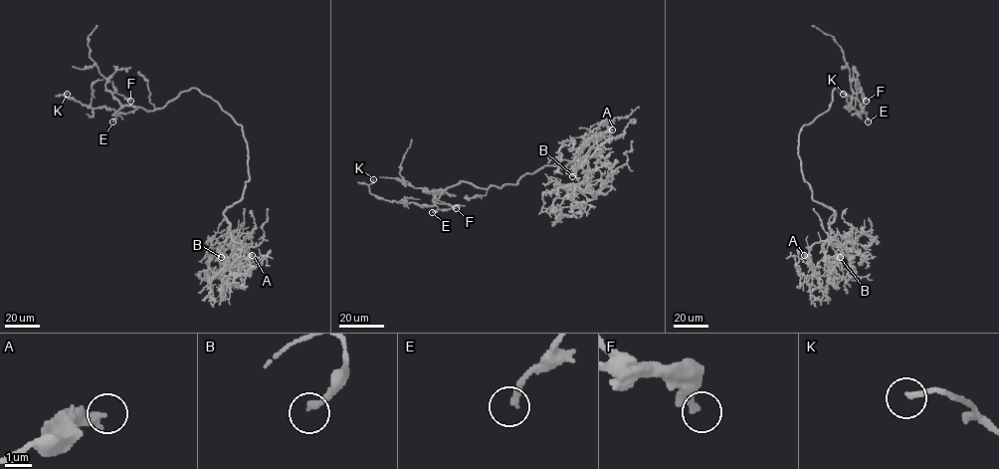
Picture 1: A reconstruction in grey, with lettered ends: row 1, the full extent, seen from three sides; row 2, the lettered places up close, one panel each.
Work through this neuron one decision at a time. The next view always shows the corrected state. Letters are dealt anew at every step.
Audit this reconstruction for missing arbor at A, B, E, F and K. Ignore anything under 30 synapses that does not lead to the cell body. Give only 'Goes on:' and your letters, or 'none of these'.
Goes on: none of these

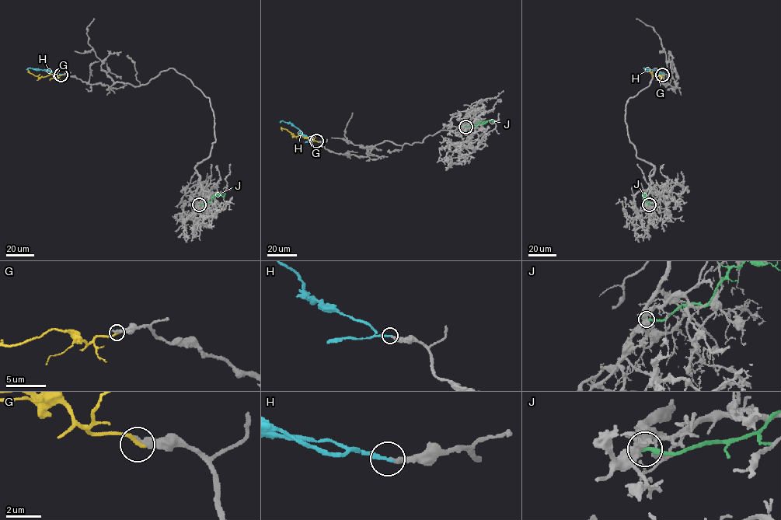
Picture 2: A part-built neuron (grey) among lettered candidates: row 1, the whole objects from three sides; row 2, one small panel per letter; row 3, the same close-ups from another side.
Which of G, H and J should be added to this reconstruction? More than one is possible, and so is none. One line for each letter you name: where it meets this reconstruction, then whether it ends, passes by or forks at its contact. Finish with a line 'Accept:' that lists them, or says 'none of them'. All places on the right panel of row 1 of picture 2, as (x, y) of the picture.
H: contact (662, 75); it ends
Accept: H

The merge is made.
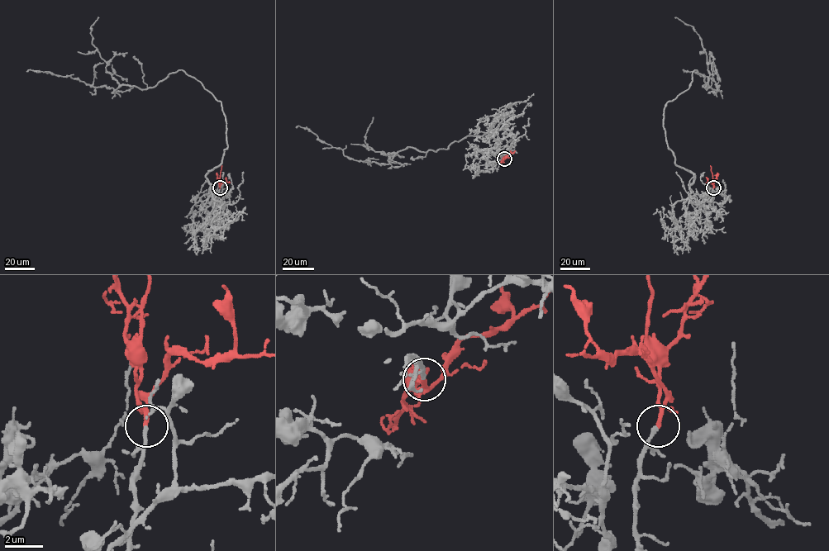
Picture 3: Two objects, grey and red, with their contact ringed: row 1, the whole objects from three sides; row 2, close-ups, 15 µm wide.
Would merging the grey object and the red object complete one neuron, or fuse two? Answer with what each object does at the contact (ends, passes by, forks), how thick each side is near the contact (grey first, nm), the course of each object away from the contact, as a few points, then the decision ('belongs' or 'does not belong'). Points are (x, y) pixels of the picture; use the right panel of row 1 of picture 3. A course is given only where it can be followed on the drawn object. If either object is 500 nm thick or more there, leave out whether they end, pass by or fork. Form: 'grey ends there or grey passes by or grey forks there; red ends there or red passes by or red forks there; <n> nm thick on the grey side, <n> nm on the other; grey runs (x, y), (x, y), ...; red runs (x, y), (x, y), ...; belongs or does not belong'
grey ends there; red forks there; 200 nm thick on the grey side, 140 nm on the other; grey runs (713, 188), (708, 205), (690, 195), (694, 175), (666, 139), (664, 106), (695, 69), (718, 87), (684, 72); red runs (713, 188), (710, 165); belongs

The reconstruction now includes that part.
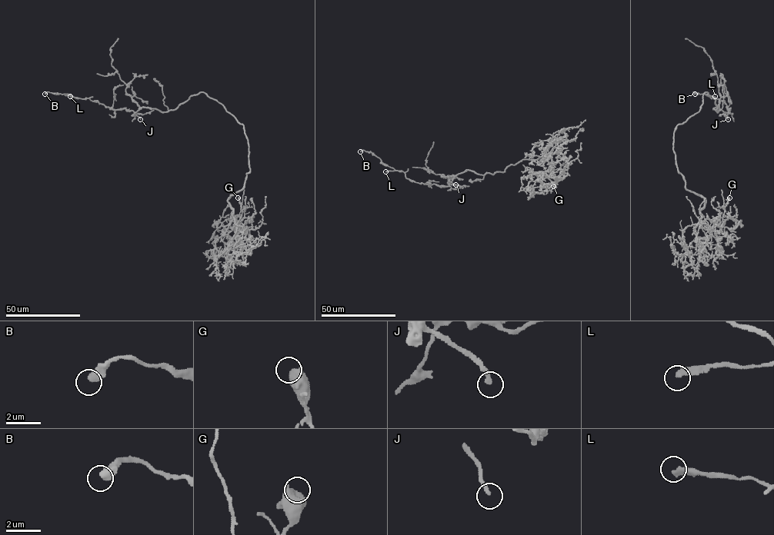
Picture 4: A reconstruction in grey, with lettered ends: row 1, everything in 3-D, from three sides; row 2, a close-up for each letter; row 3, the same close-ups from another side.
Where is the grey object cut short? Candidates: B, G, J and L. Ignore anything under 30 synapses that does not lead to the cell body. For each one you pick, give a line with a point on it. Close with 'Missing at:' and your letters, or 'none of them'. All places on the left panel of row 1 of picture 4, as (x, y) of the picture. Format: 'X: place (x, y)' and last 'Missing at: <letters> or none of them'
J: place (140, 119)
Missing at: J

